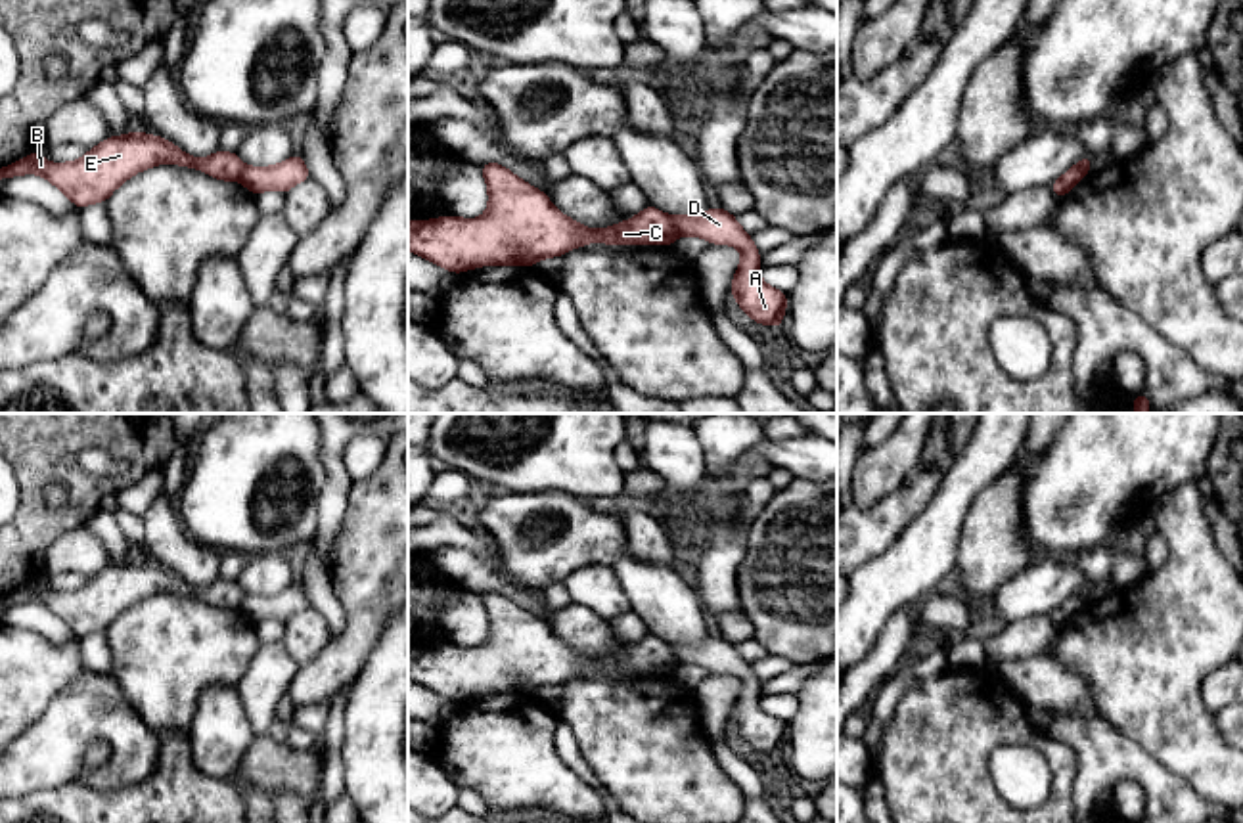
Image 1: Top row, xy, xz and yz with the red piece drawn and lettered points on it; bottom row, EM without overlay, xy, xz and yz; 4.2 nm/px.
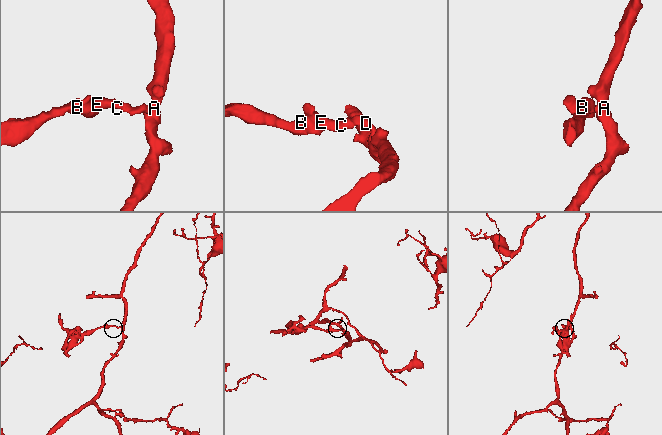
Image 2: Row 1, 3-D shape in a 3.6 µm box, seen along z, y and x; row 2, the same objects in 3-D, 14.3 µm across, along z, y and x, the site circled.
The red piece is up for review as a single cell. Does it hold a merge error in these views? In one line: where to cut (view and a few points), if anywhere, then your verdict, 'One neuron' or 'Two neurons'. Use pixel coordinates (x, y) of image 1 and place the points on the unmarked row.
Split along xz (671, 645), (678, 663). Two neurons

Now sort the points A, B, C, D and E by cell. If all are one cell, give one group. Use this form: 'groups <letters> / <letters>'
groups A D / B C E

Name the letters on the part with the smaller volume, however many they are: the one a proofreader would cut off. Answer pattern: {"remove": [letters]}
{"remove": ["B", "C", "E"]}

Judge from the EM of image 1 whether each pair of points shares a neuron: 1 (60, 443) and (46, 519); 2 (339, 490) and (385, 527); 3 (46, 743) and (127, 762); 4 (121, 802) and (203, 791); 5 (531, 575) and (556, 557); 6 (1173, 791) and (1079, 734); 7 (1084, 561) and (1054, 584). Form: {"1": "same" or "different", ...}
{"1": "same", "2": "different", "3": "same", "4": "same", "5": "same", "6": "same", "7": "different"}

